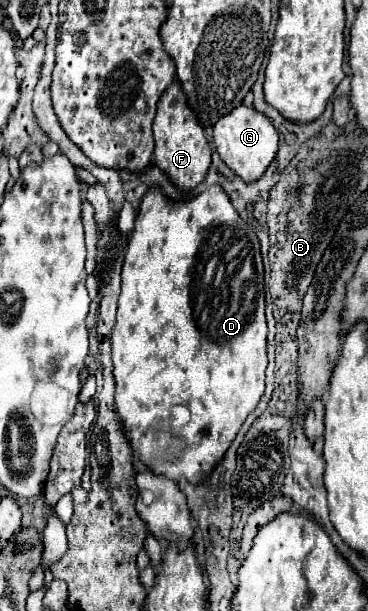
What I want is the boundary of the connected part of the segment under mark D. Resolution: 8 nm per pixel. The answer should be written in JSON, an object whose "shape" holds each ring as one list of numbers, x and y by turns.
{"shape":[[210,186,208,190,200,192,196,198,176,204,164,198,158,188,150,188,150,192,140,202,134,234,128,242,128,250,126,250,126,258,122,266,122,292,118,300,118,316,116,316,116,326,112,332,112,360,114,360,114,378,116,378,114,410,134,450,138,472,150,470,156,476,164,476,174,482,184,478,190,484,200,484,208,480,210,472,216,468,218,462,222,462,240,426,244,424,248,414,256,410,264,394,264,388,266,388,264,372,268,366,266,336,268,336,268,326,264,316,264,268,262,268,262,256,260,256,260,242,254,230,250,230,240,220,236,210,232,210,230,198,224,194,224,190,220,190,220,186]]}

